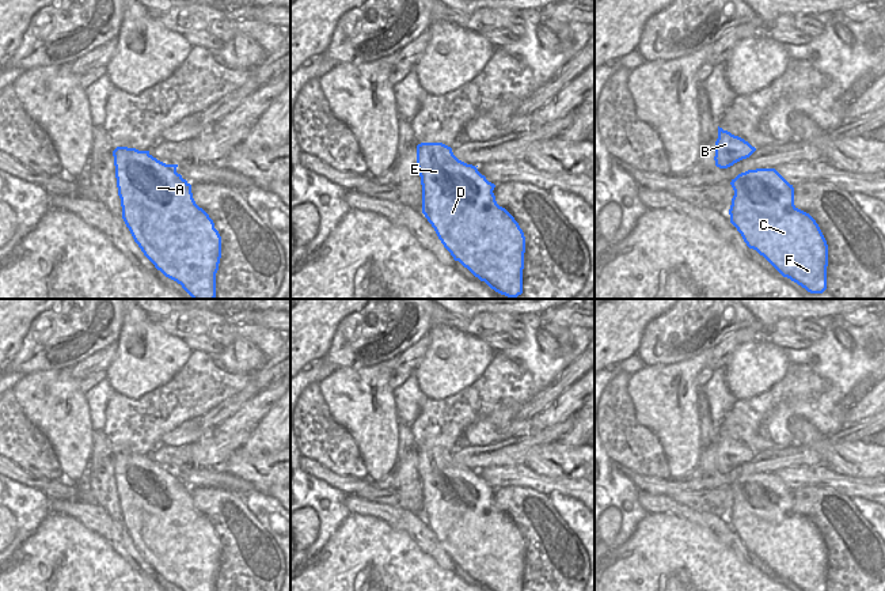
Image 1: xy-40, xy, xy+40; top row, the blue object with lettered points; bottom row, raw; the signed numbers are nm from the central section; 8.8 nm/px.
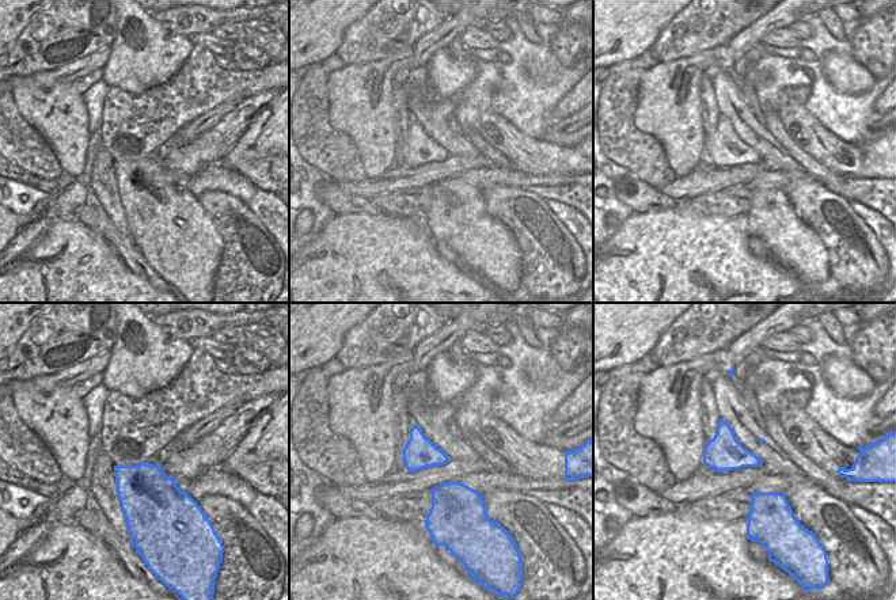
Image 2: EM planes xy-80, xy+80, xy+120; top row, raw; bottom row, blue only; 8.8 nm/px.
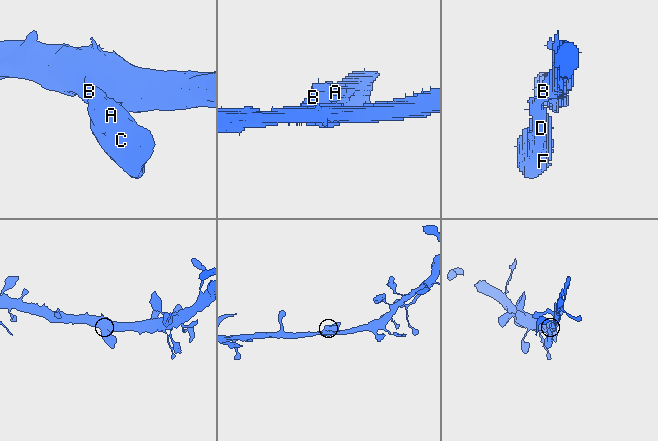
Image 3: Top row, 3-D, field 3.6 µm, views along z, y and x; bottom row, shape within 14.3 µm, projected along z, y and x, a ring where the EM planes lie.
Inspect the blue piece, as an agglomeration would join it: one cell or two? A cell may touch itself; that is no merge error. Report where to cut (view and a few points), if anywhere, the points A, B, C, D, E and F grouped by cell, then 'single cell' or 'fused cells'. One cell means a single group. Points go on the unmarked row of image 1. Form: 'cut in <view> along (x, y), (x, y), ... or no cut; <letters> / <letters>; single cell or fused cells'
no cut; A B C D E F; single cell

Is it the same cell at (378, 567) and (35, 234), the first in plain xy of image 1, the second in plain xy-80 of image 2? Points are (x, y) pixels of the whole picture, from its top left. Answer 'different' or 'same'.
different

